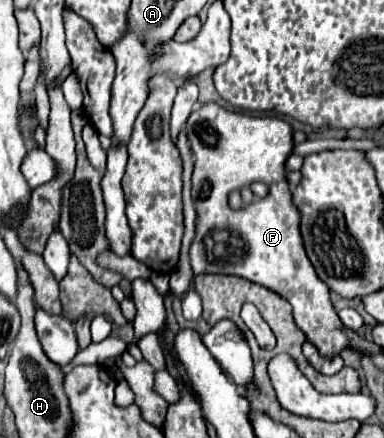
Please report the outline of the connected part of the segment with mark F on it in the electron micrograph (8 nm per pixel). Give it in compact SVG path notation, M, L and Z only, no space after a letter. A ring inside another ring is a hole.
M204 103L186 123L186 137L194 153L192 201L198 213L196 235L190 245L194 275L224 273L238 275L282 295L294 307L294 321L322 355L340 353L348 345L340 331L340 319L330 303L328 287L322 283L306 257L300 237L300 217L292 205L290 187L284 177L284 161L292 151L292 127L276 117L250 117L226 111L216 103ZM254 181L268 185L268 195L244 205L240 211L228 207L228 193Z

